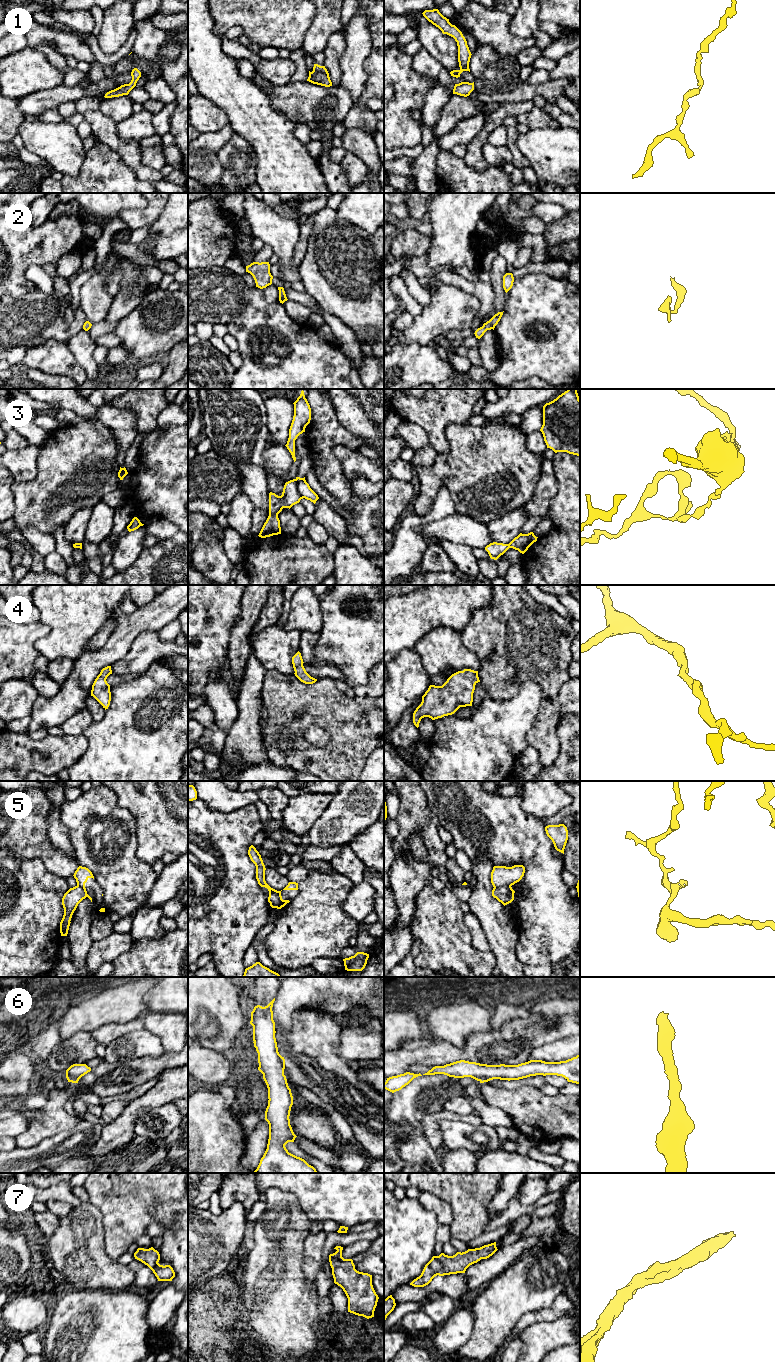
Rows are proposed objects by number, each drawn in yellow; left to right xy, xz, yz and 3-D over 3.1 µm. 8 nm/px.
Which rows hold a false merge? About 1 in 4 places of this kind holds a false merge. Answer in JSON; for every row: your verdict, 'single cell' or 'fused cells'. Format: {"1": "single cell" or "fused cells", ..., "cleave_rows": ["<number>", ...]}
{"1": "single cell", "2": "single cell", "3": "fused cells", "4": "single cell", "5": "fused cells", "6": "single cell", "7": "single cell", "cleave_rows": ["3", "5"]}

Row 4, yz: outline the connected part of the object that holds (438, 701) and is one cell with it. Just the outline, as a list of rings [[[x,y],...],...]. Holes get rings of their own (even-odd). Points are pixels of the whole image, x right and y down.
[[[464,669],[452,674],[442,686],[430,685],[413,713],[414,725],[418,728],[424,717],[435,720],[454,714],[460,707],[472,706],[478,682],[478,671]]]

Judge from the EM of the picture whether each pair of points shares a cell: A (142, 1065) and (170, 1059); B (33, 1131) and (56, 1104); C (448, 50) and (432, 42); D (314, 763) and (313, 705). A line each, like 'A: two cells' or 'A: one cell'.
A: one cell
B: one cell
C: one cell
D: one cell

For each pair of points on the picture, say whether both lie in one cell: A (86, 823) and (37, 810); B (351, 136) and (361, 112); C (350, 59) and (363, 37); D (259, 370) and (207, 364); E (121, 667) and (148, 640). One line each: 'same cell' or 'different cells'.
A: different cells
B: different cells
C: same cell
D: different cells
E: same cell

